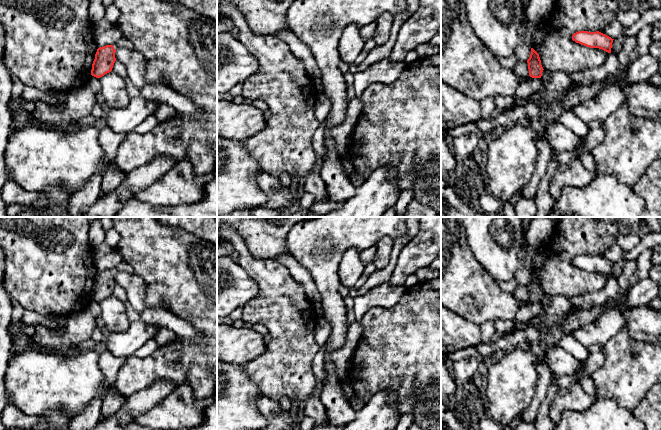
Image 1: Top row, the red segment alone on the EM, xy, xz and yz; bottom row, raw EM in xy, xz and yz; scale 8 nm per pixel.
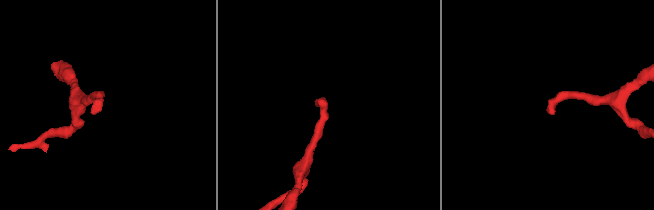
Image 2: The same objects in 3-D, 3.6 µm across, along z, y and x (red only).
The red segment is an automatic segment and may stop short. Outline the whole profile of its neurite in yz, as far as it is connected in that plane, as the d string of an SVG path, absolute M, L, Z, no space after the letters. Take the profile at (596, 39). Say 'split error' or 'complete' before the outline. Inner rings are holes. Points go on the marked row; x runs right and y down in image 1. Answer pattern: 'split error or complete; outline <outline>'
complete; outline M578 31L572 35L572 40L586 47L599 48L608 53L611 53L614 39L599 31Z

